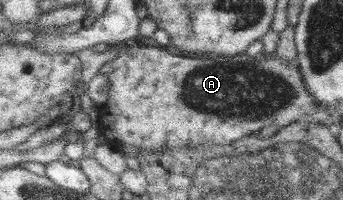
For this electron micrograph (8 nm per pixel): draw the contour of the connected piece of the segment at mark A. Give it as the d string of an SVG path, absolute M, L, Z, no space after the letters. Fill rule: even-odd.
M137 45L127 50L122 50L116 58L106 63L99 73L106 75L111 86L109 87L109 97L105 103L104 108L100 110L100 130L102 135L106 137L106 140L113 146L123 151L128 156L133 156L138 159L144 151L156 152L163 151L166 147L175 149L176 147L202 147L203 144L230 144L235 140L240 140L245 136L252 135L262 128L267 126L276 125L278 128L282 128L296 122L309 112L315 111L322 106L322 103L318 99L314 99L311 93L308 93L306 84L304 83L304 77L302 77L302 71L298 67L298 62L292 63L292 61L282 61L282 59L273 55L263 55L255 61L249 61L245 64L240 62L240 66L236 62L218 62L213 60L212 57L202 60L202 58L186 58L181 55L181 52L172 50L170 47L152 47Z

